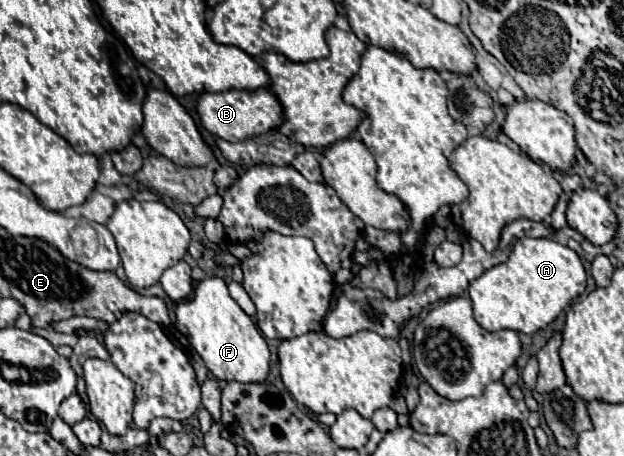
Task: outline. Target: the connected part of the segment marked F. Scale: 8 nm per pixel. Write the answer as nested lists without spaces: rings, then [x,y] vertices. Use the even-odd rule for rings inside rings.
[[[220,277],[200,281],[194,295],[176,307],[176,329],[188,337],[192,349],[204,359],[218,381],[262,383],[270,371],[270,349],[252,319],[232,301],[228,287]]]

